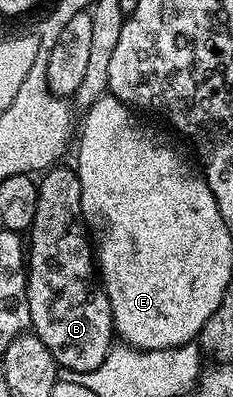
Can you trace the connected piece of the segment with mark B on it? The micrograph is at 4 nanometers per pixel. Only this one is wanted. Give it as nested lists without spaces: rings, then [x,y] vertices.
[[[51,167],[41,174],[36,219],[28,231],[30,329],[48,347],[59,367],[70,369],[71,374],[87,373],[104,363],[116,334],[106,288],[96,276],[96,249],[82,215],[80,179],[73,168],[58,168],[62,167]]]

